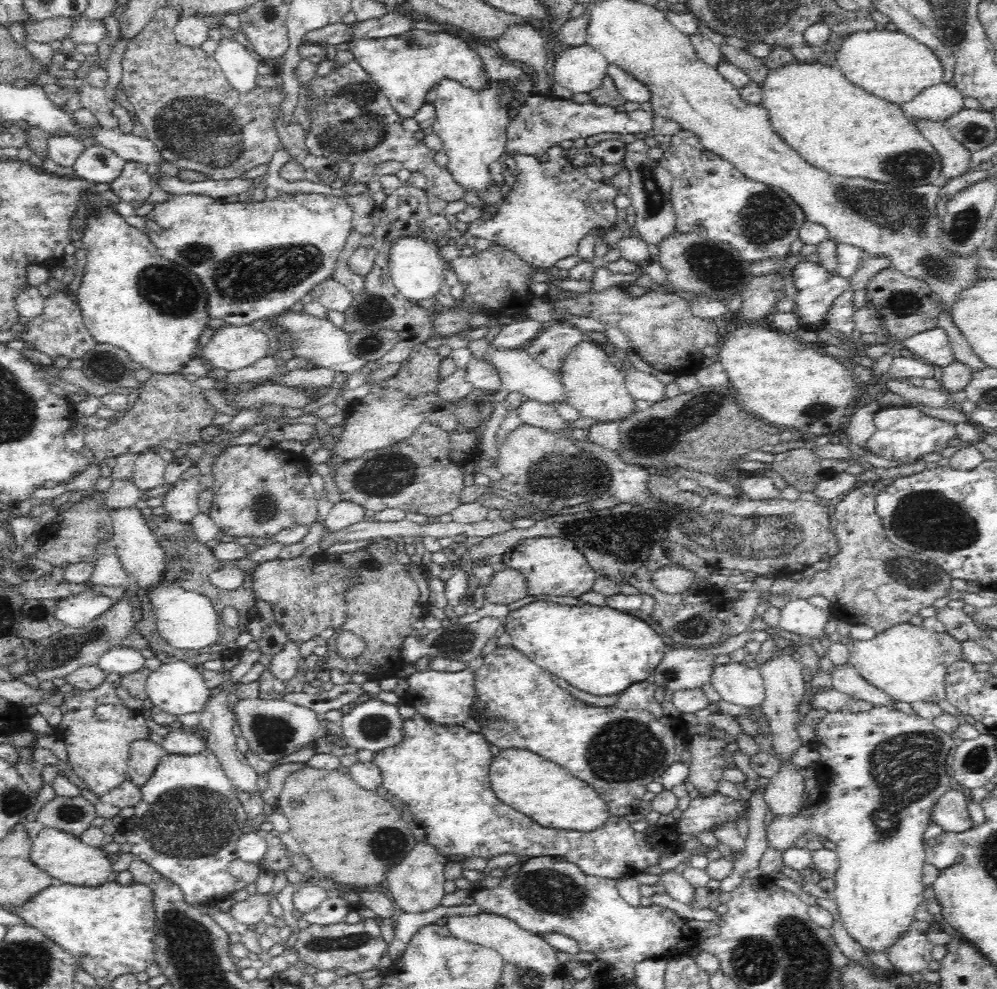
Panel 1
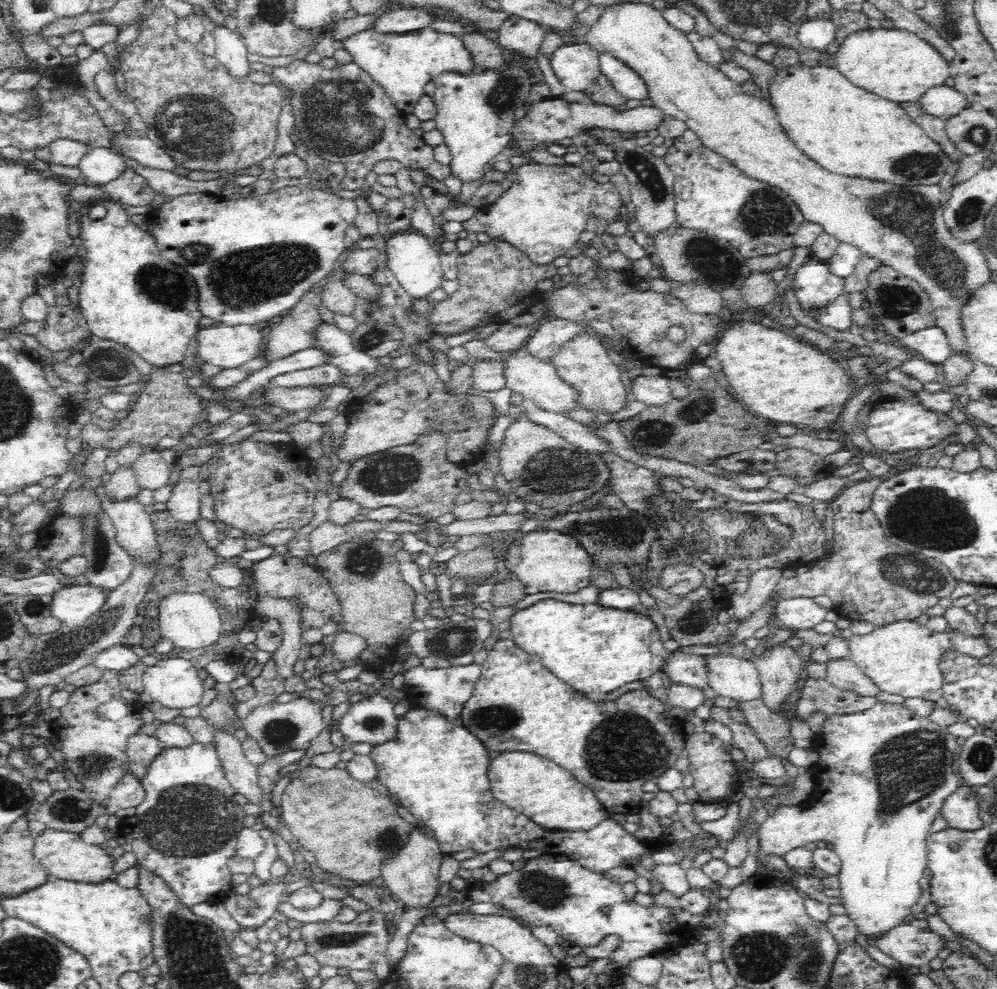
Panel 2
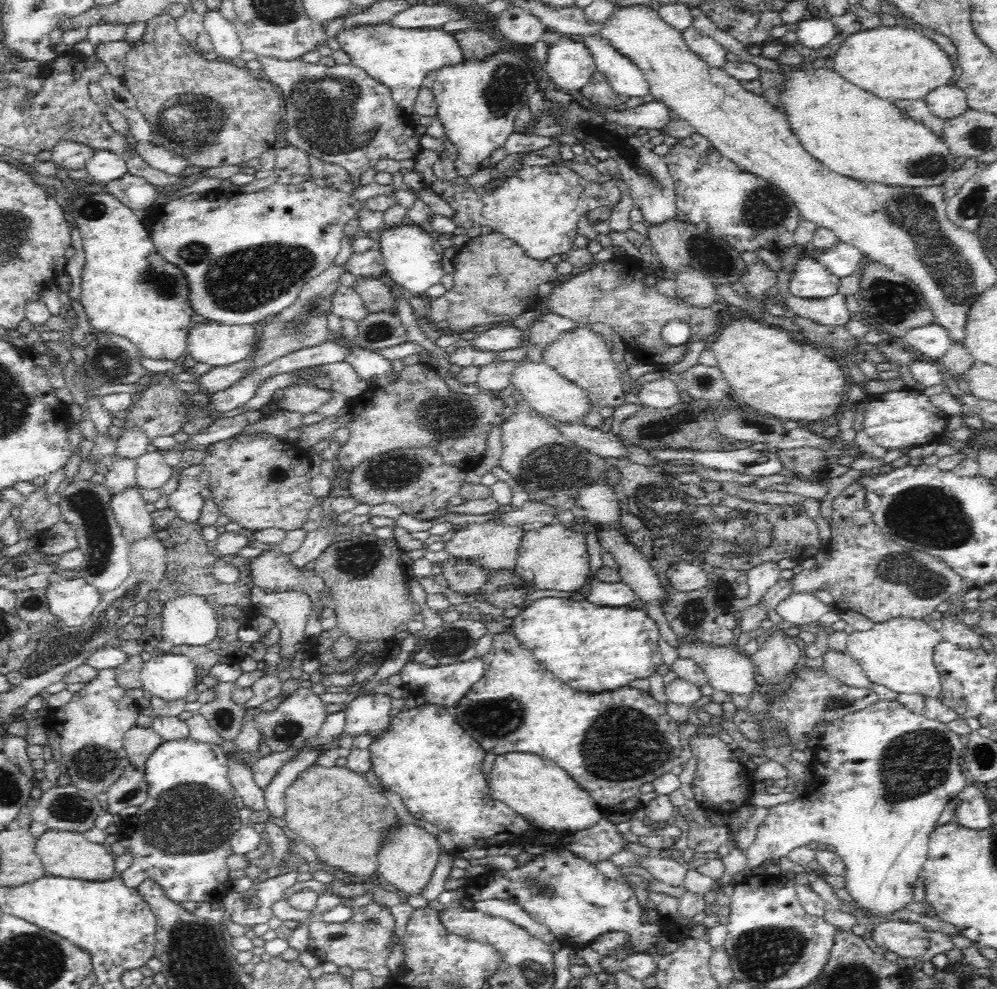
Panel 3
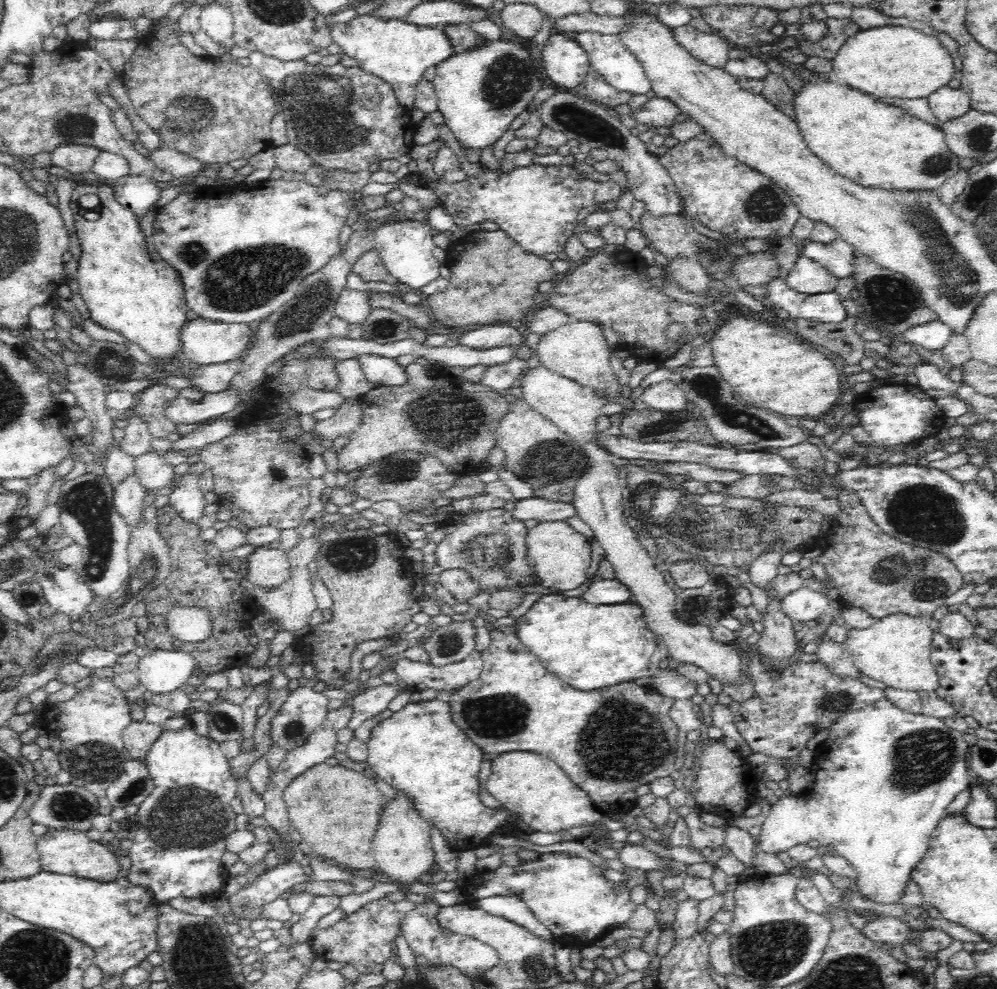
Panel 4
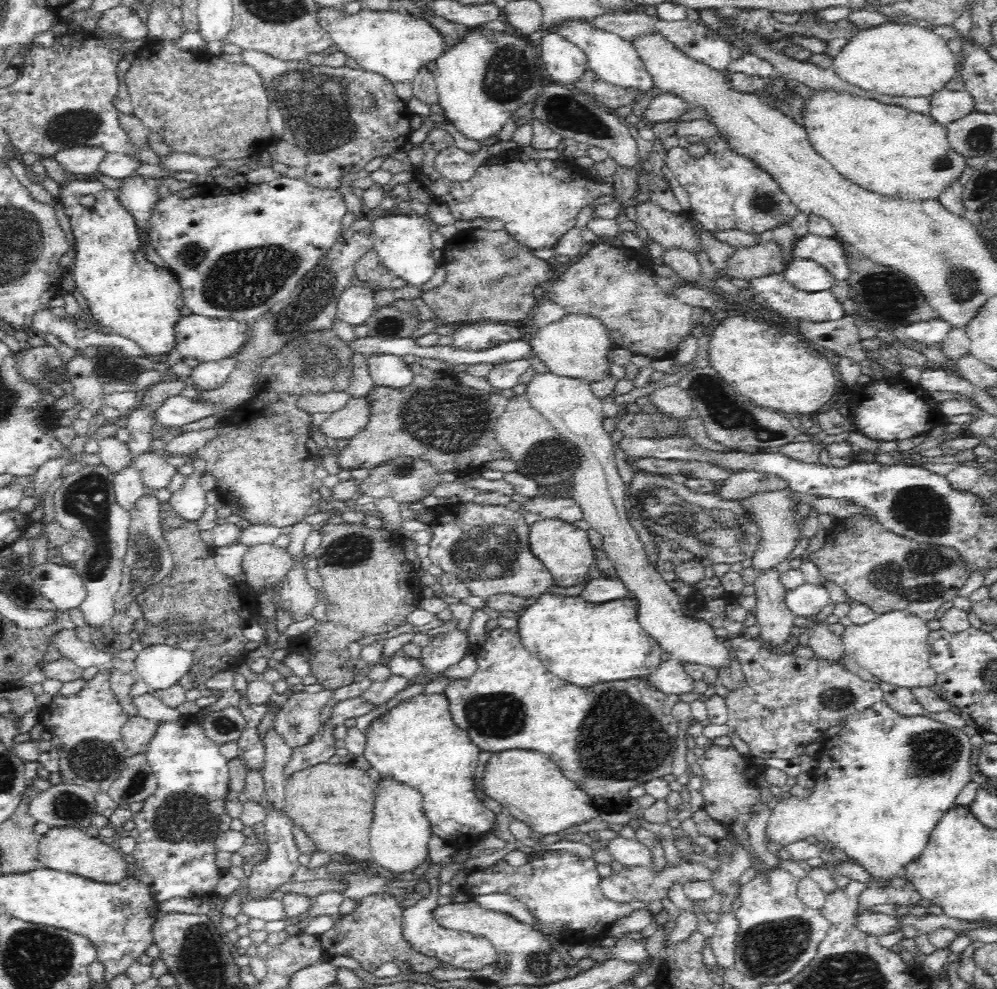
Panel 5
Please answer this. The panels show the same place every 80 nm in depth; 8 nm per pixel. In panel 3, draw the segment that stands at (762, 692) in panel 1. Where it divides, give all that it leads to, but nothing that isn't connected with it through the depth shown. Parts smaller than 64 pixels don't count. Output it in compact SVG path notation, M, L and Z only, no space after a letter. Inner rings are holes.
M687 639L678 646L678 653L680 658L690 658L698 663L708 676L709 684L718 692L726 692L728 696L750 697L757 691L762 691L760 680L756 679L756 670L750 660L751 657L738 650L734 645L712 646L694 641L694 639Z

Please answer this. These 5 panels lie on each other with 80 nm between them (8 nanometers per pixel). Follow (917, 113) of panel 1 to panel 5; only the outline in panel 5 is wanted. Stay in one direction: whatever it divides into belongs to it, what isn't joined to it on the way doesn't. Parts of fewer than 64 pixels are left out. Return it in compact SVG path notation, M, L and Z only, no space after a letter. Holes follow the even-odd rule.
M944 87L928 97L931 117L942 126L974 111L973 96L966 90L947 90Z

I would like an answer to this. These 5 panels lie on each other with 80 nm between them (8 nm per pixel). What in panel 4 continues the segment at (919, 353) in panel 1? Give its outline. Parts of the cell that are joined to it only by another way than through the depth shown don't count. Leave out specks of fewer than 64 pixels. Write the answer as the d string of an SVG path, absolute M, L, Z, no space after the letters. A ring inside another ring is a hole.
M936 319L923 325L910 327L897 337L903 342L918 344L928 352L938 352L948 344L952 334L949 326Z

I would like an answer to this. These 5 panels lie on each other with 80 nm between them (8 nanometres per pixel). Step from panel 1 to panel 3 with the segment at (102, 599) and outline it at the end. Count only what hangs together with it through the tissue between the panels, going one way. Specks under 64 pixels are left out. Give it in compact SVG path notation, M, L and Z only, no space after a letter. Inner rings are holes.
M51 573L46 596L51 613L62 620L64 627L80 627L100 604L103 594L82 577L69 579Z

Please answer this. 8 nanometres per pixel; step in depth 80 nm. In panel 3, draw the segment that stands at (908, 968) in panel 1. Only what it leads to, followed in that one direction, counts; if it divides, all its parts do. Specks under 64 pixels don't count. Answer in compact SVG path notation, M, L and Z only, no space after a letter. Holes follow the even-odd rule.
M889 921L870 929L872 939L882 948L898 954L900 958L912 958L915 962L928 962L955 944L942 932L926 930L918 923Z

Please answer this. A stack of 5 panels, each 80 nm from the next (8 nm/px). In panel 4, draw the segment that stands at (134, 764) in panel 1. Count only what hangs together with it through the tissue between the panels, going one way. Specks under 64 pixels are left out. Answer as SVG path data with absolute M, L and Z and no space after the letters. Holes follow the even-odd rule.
M133 721L123 730L123 743L132 760L145 762L146 755L152 750L154 742L162 736L163 730L147 721Z

